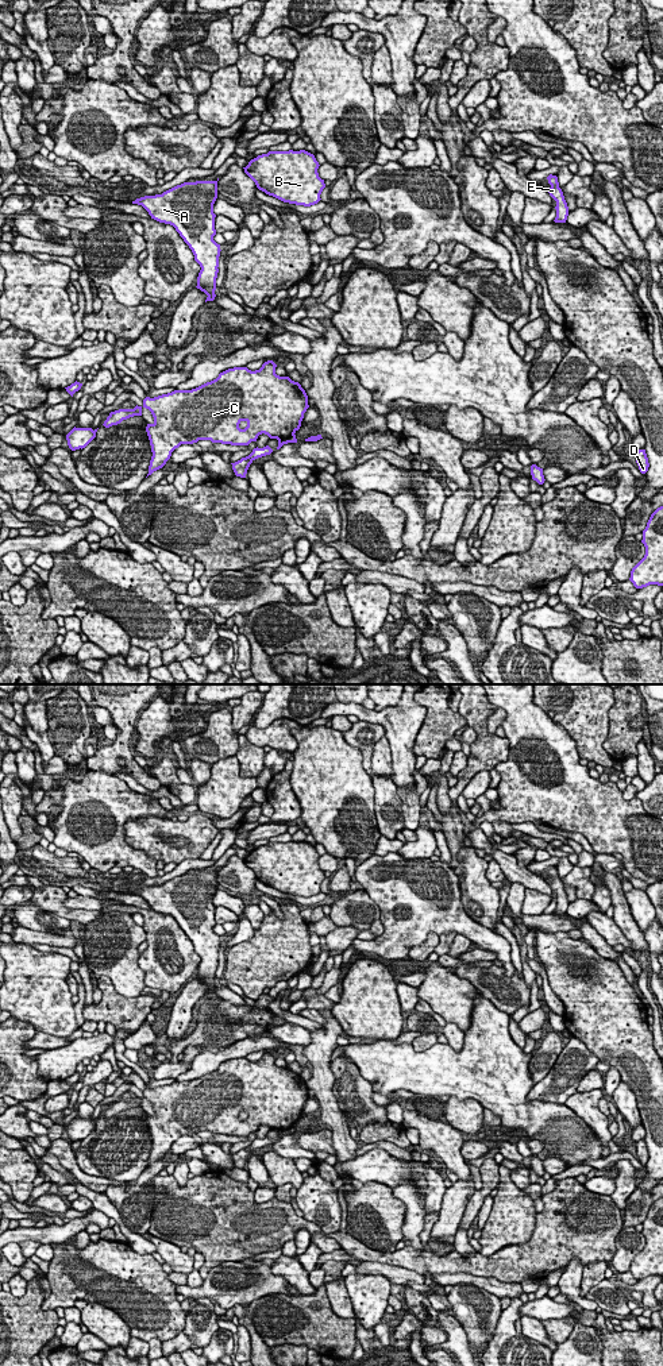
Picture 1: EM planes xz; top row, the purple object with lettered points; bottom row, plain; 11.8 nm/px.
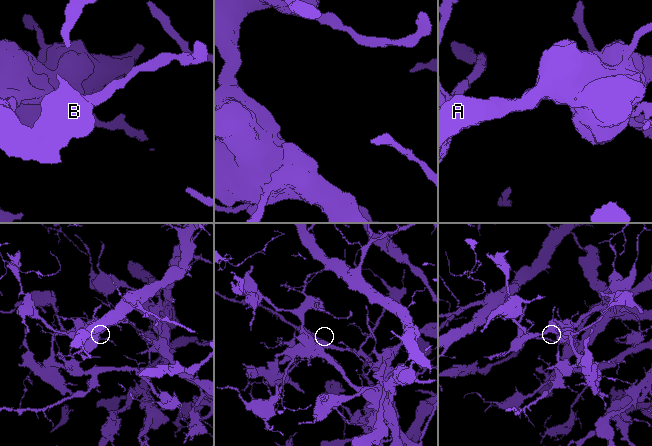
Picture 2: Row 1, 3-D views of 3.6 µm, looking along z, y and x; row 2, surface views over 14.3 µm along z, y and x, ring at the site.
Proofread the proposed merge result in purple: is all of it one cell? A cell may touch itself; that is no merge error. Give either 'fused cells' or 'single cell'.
fused cells

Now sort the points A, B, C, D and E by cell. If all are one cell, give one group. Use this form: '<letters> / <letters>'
A B C E / D

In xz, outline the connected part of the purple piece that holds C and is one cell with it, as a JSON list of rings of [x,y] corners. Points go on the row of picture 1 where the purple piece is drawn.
[[[267,360],[255,371],[228,368],[196,389],[146,397],[142,406],[111,412],[103,425],[142,416],[143,408],[151,412],[154,422],[146,427],[153,452],[147,476],[181,444],[211,440],[248,445],[262,433],[286,439],[300,429],[308,395],[298,382],[277,375],[275,367]]]

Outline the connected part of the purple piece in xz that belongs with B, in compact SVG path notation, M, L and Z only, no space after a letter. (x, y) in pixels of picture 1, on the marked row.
M269 151L251 159L244 173L257 188L284 202L311 207L325 188L319 177L319 162L305 151Z

